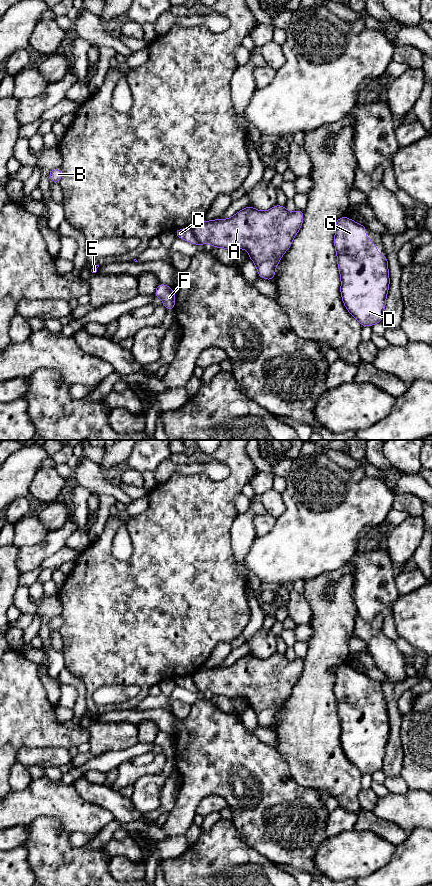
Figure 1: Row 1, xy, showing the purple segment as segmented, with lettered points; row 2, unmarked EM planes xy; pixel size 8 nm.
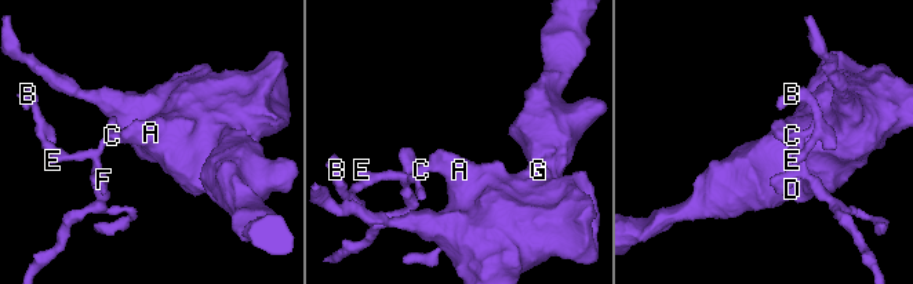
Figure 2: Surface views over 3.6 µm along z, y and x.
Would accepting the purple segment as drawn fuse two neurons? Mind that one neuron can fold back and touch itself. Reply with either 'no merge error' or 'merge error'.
merge error

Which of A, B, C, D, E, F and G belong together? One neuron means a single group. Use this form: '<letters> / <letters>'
A D G / B C E F

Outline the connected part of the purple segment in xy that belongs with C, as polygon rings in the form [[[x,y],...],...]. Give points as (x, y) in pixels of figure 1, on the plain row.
[[[190,675],[178,677],[174,680],[174,682],[179,687],[184,687],[189,691],[198,693],[198,689],[193,682],[192,676],[190,676]]]

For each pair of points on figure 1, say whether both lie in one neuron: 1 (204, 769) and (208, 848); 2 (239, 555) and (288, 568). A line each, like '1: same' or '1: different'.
1: different
2: different

